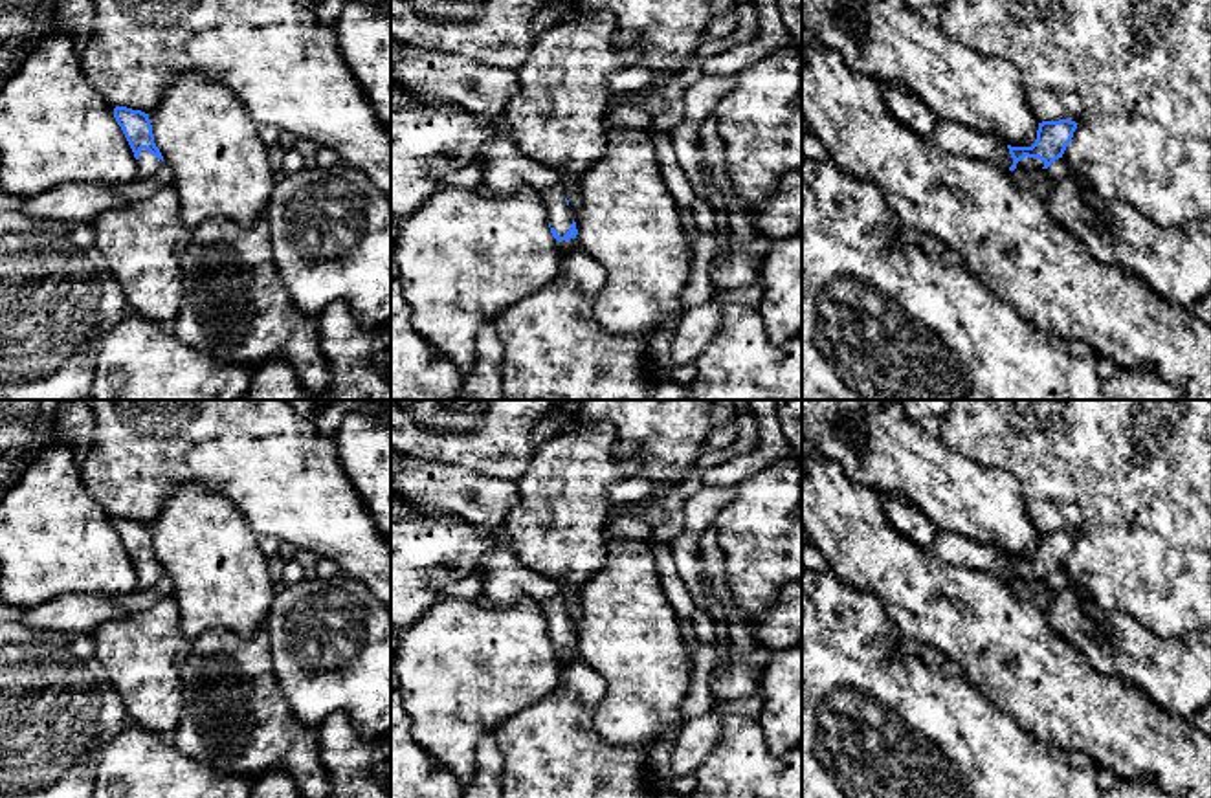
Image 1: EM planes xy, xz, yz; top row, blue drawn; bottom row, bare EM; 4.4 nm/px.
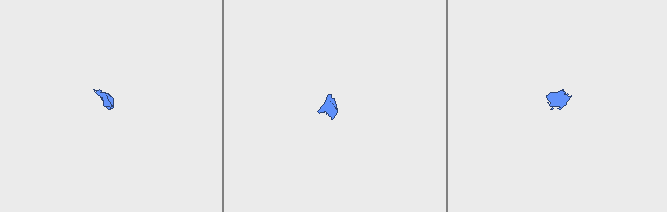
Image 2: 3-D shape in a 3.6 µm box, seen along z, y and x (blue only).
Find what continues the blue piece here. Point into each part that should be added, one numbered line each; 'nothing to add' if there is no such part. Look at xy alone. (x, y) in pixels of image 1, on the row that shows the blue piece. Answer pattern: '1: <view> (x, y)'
1: xy (147, 164)

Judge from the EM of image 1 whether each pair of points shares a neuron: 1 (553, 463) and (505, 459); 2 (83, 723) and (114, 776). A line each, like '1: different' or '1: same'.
1: different
2: different

